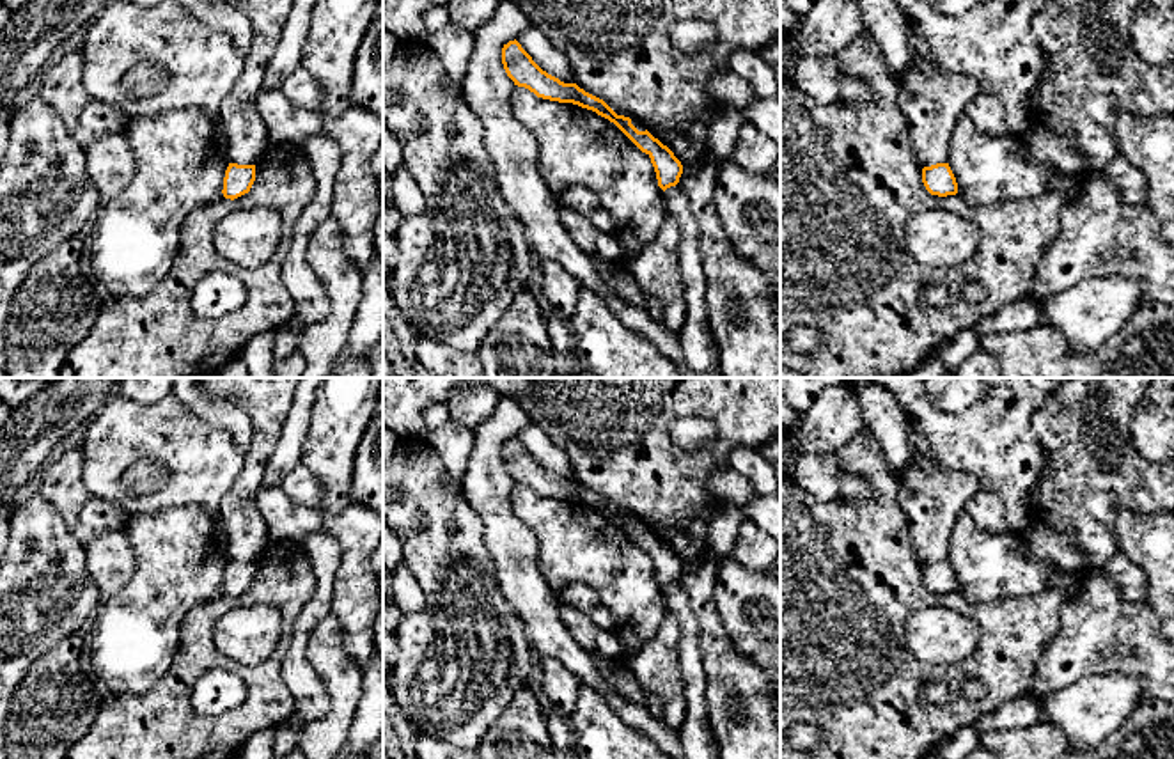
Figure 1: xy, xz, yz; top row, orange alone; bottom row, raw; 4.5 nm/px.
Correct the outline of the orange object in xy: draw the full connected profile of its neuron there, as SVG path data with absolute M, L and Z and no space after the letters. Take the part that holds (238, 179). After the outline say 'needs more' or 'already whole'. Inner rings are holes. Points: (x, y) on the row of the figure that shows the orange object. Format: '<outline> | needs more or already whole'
M229 163L223 177L223 197L225 199L238 199L250 192L255 181L255 165L238 165Z | already whole

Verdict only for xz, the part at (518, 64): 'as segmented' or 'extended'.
as segmented

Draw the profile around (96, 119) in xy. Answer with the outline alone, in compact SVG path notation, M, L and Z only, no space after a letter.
M90 99L80 113L73 138L87 149L99 137L115 131L122 133L124 128L126 119L117 106Z

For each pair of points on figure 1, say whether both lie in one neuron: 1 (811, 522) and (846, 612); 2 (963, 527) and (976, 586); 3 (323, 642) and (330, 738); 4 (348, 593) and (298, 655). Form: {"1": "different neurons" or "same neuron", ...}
{"1": "same neuron", "2": "same neuron", "3": "same neuron", "4": "different neurons"}

